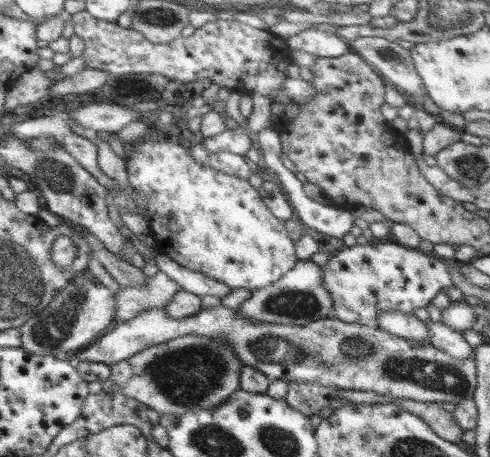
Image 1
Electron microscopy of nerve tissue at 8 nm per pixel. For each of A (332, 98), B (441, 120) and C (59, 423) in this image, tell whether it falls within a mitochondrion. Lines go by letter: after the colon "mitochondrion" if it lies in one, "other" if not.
A: mitochondrion
B: other
C: other

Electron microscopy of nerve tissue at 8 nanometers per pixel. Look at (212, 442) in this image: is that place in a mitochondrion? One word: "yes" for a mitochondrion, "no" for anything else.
yes

